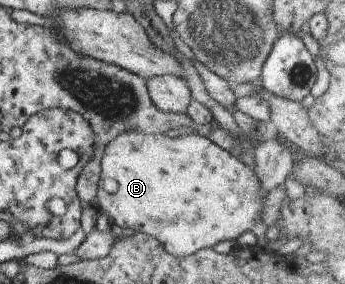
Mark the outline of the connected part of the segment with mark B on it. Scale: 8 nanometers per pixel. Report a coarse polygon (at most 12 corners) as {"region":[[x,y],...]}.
{"region":[[206,134],[116,136],[93,207],[184,257],[265,233]]}

